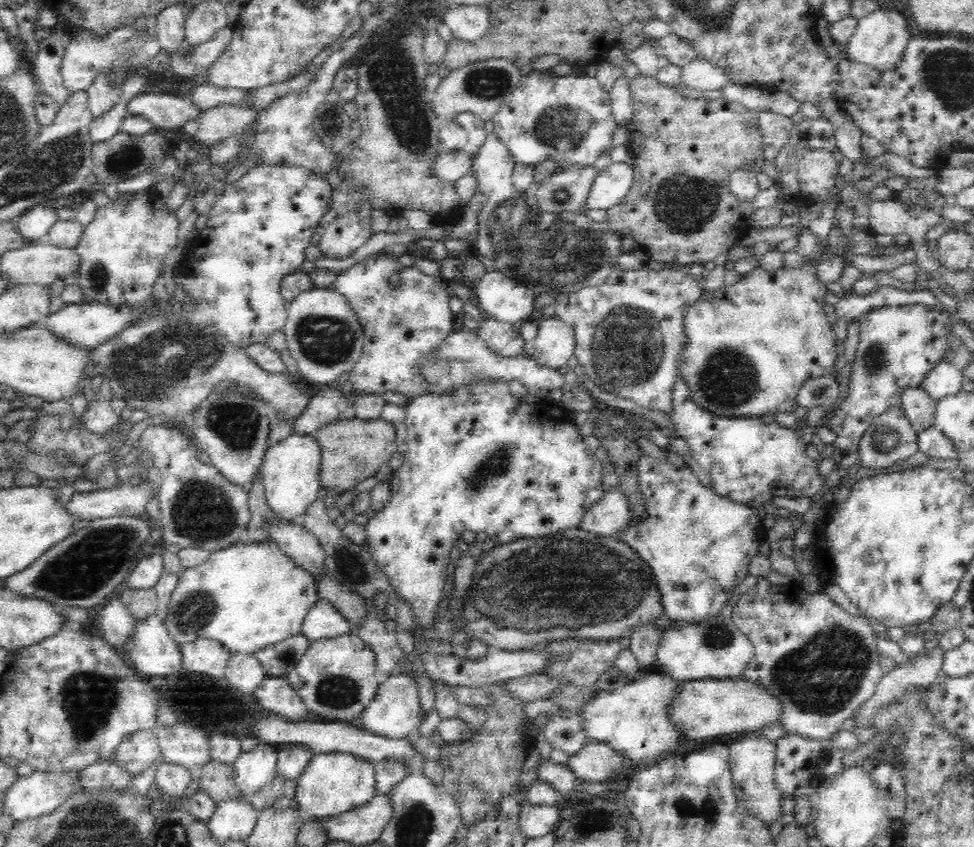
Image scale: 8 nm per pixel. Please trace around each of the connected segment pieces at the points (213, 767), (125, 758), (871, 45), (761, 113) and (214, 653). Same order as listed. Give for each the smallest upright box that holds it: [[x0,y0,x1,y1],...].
[[190,759,237,802],[105,729,158,780],[842,10,909,69],[756,108,793,160],[179,639,232,682]]

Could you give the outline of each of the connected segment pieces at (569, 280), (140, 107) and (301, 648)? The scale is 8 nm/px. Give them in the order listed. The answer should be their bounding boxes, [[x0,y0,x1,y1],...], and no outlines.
[[467,132,619,297],[113,93,201,129],[251,634,308,677]]

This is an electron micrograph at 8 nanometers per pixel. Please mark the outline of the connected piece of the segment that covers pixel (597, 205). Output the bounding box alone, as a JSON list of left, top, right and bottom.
[581,163,632,210]

